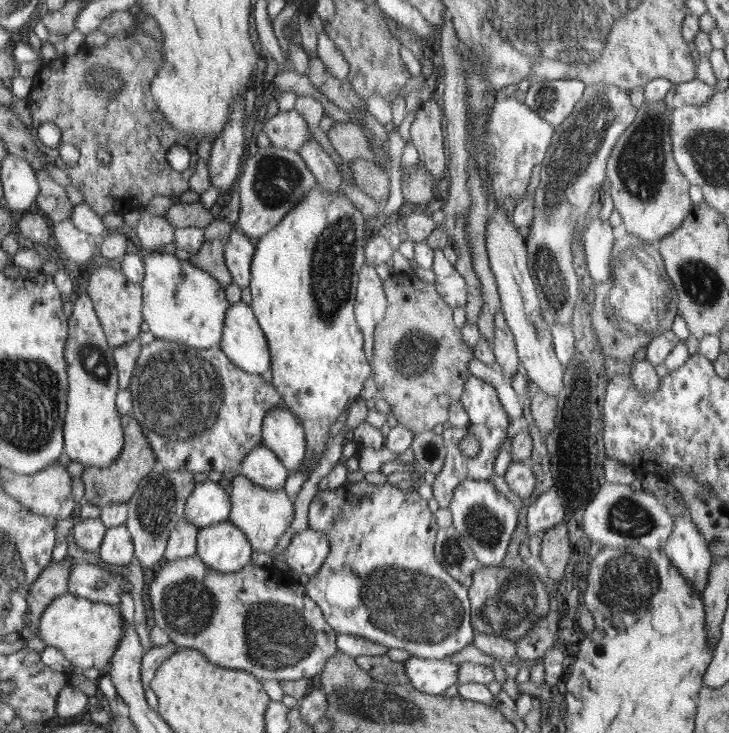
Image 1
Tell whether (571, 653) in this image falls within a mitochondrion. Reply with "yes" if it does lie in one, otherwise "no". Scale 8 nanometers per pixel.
no

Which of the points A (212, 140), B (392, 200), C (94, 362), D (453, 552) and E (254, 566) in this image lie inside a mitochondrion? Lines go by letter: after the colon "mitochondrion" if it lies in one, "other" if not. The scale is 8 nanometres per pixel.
A: other
B: other
C: mitochondrion
D: mitochondrion
E: other

